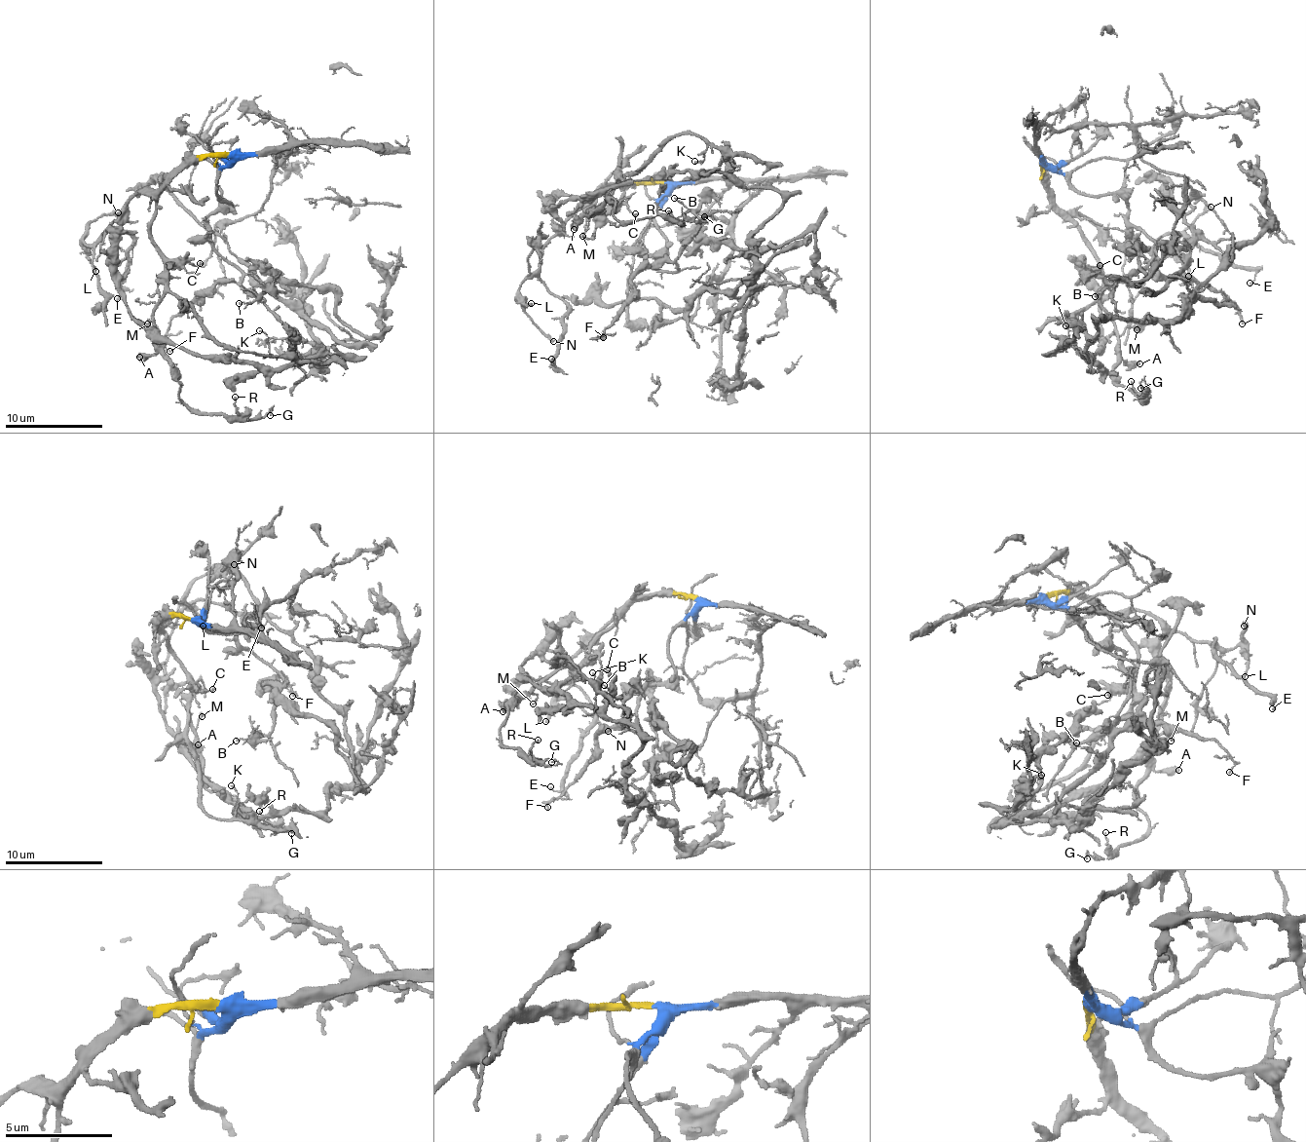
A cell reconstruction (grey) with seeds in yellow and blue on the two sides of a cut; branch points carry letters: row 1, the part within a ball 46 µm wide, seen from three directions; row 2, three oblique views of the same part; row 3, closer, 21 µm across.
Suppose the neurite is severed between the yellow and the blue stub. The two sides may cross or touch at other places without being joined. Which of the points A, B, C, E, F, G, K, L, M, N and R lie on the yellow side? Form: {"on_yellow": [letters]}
{"on_yellow": ["A", "C", "E", "G", "K", "L", "M", "N", "R"]}

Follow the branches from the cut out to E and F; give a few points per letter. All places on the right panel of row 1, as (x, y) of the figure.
E: (1041, 165), (1062, 211), (1086, 217), (1121, 247), (1152, 247), (1175, 231), (1228, 262), (1252, 268), (1250, 284)
F: (1041, 165), (1054, 167), (1078, 191), (1119, 194), (1127, 220), (1154, 241), (1151, 265), (1222, 292), (1243, 323)

